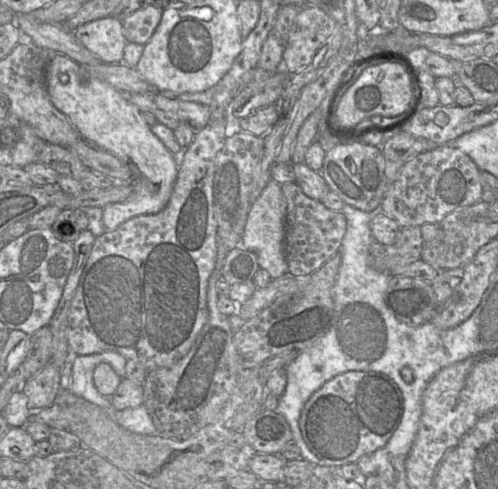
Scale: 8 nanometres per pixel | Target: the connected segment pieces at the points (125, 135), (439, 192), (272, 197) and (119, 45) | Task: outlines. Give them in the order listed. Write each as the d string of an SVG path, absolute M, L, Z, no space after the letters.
M52 53L46 68L45 82L53 105L62 112L79 132L82 138L93 142L100 148L118 157L131 171L133 187L130 197L122 202L103 207L103 224L106 232L116 229L130 218L160 212L168 203L179 170L179 159L170 153L160 139L155 136L143 118L143 113L132 104L126 94L97 78L88 78L83 74L80 64L69 57Z
M452 144L437 145L413 156L404 164L398 178L386 191L380 211L401 227L438 224L455 209L482 201L480 171L467 154Z
M271 179L252 203L241 237L240 245L257 254L260 268L267 270L272 279L290 275L284 250L286 209L287 203L281 184Z
M110 15L85 23L77 27L74 34L101 63L117 64L123 61L127 40L119 17Z

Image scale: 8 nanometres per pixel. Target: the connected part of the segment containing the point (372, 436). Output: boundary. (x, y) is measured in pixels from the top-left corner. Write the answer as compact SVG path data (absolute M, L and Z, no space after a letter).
M347 371L311 395L300 413L299 428L320 463L339 468L382 448L398 427L403 410L402 392L389 376L375 371Z

